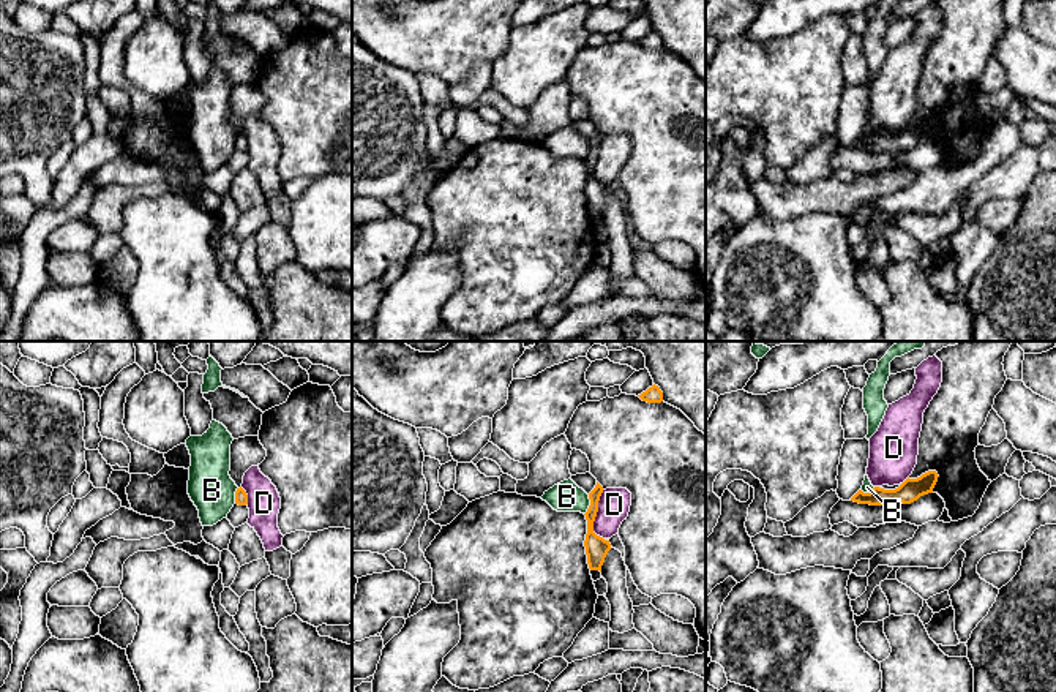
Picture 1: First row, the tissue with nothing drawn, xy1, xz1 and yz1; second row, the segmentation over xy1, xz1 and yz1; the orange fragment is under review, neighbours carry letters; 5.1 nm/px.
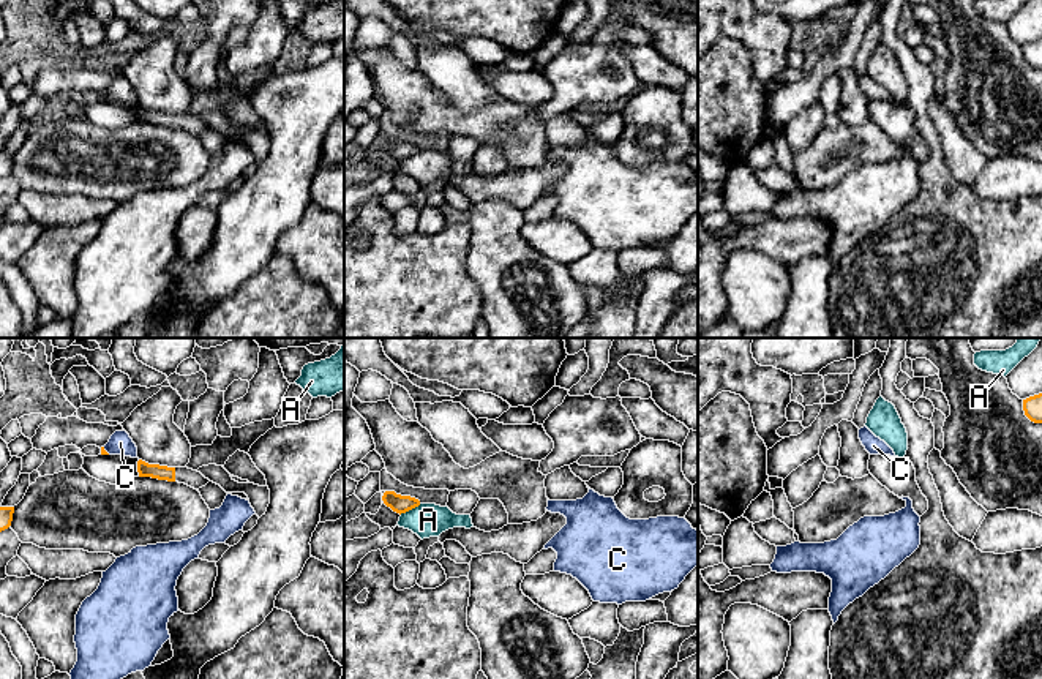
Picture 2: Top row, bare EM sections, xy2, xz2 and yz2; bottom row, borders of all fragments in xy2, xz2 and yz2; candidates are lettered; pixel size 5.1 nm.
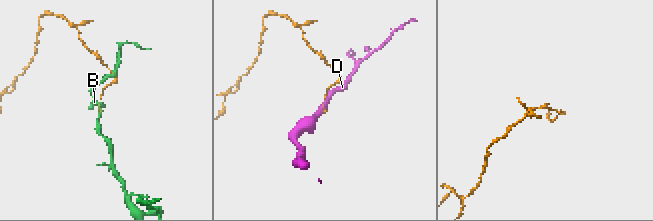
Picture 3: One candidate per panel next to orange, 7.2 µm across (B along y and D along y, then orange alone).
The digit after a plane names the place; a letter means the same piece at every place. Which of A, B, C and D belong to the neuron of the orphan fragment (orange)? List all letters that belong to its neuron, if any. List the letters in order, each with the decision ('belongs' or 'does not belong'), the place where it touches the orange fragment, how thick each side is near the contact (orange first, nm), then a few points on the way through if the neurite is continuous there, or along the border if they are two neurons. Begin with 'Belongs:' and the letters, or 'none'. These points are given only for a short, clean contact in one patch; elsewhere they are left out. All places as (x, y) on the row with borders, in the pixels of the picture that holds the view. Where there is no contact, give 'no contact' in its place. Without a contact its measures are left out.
Belongs: none
A: does not belong | xz2 (409, 509) | 90/180 nm
B: does not belong | xz1 (591, 504) | 120/160 nm | along xz1 (589, 495), (589, 507), (584, 514)
C: does not belong | xy2 (104, 450) | 30/120 nm
D: does not belong | xz1 (595, 515) | 120/160 nm | along xz1 (603, 490), (594, 522), (594, 531), (603, 539)

